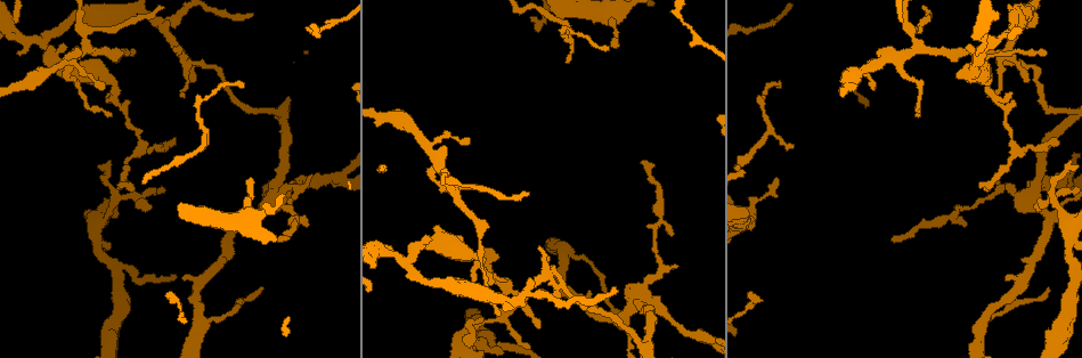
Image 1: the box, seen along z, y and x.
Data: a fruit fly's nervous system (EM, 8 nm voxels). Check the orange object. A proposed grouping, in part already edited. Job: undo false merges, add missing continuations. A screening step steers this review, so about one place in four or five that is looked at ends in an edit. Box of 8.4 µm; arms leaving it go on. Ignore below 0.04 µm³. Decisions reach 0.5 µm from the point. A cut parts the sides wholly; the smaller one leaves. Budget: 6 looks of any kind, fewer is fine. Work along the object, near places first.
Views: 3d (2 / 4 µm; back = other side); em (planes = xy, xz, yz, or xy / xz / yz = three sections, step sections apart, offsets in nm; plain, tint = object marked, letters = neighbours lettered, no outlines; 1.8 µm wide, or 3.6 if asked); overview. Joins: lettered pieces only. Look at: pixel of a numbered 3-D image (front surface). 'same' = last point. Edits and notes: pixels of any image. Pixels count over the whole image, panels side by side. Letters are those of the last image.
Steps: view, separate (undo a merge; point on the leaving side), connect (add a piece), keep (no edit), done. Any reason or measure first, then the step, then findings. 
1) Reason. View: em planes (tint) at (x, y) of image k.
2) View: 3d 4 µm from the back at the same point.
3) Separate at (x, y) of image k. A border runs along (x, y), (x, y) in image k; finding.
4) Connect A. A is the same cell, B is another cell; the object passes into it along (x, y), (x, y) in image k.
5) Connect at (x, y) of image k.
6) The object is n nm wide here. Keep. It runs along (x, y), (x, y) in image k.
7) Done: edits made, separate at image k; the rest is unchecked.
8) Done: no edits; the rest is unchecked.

An open end. View: 3d 2 µm at (474, 279) of image 1.

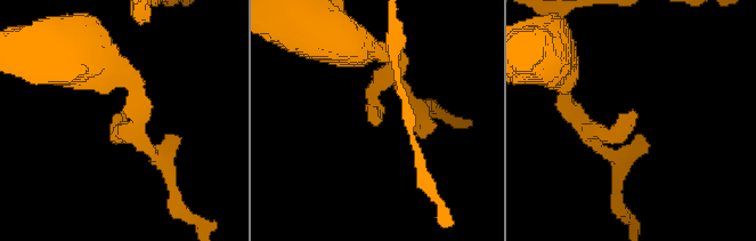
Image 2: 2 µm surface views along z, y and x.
View: em xz step 8 (tint) at (632, 113) of image 2.

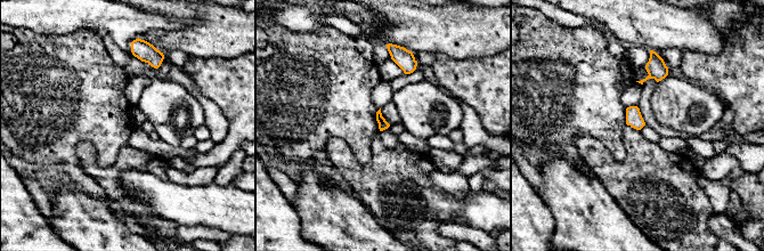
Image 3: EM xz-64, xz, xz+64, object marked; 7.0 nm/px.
View: em planes (letters) at the same point.

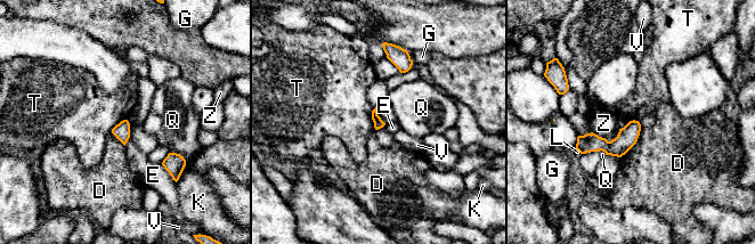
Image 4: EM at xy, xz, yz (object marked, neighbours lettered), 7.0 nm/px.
Keep. D, E, G, K, L, Q, T, V and Z are other cells; no lettered piece goes on from it.

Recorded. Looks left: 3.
Narrows sharply. View: em planes (letters) at (707, 340) of image 1.

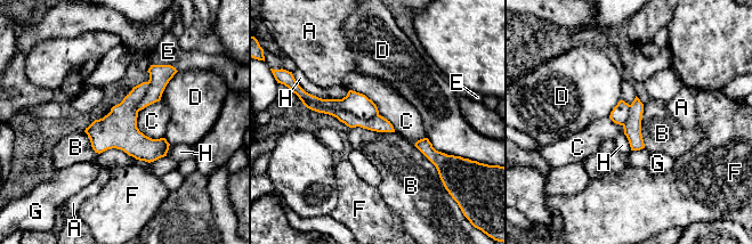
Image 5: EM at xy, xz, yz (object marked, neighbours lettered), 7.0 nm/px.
Separate at (357, 104) of image 5. A, B, C, D, E, F, G and H are other cells; a border runs along (304, 97), (361, 118), (378, 115) in image 5; two cells meet here.

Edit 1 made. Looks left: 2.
Done: edits made, separate at image 5; the rest is unchecked.

